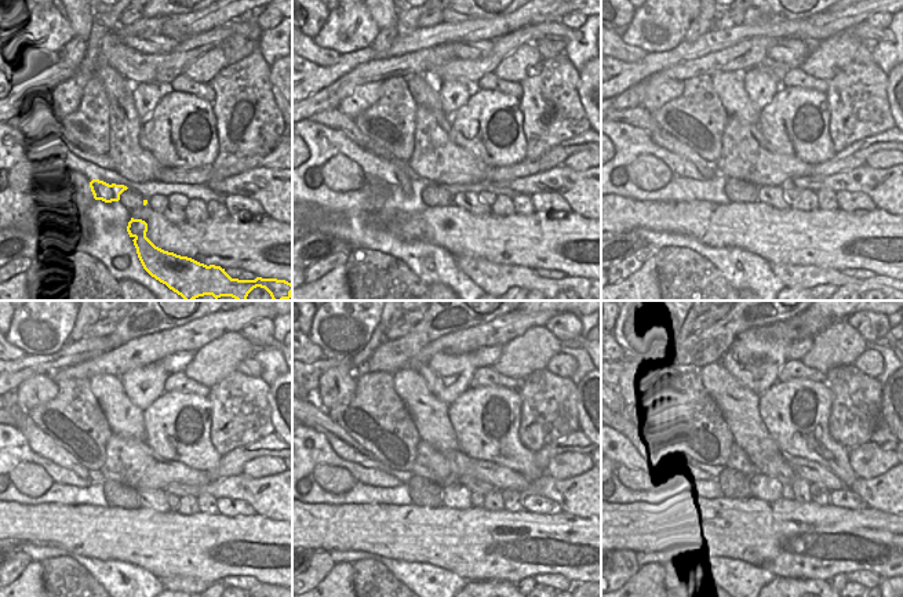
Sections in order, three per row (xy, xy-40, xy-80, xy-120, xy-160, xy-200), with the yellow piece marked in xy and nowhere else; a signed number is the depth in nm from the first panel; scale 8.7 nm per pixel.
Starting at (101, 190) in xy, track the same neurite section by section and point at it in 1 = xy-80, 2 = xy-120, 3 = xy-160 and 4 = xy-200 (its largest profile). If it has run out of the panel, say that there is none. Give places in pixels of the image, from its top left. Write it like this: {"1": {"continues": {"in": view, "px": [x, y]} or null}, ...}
{"1": {"continues": {"in": "xy-80", "px": [662, 138]}}, "2": {"continues": {"in": "xy-120", "px": [43, 446]}}, "3": {"continues": {"in": "xy-160", "px": [345, 446]}}, "4": {"continues": {"in": "xy-200", "px": [632, 425]}}}

